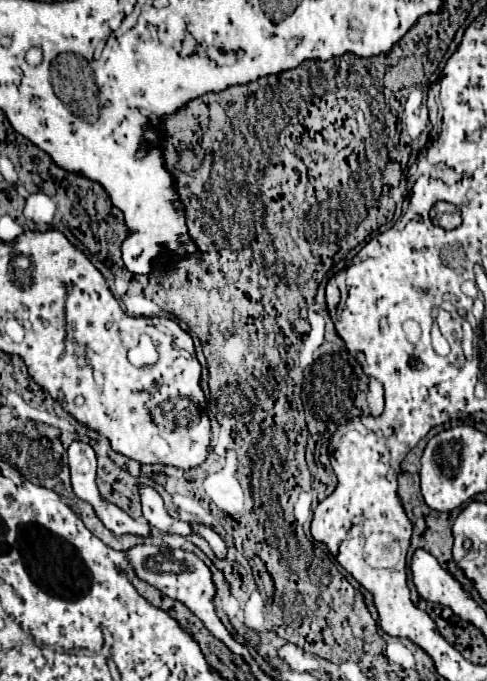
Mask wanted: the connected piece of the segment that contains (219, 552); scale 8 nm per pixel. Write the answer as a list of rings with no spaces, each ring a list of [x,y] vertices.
[[[194,524],[194,526],[196,526],[196,534],[202,536],[202,538],[210,544],[210,548],[216,552],[216,556],[218,556],[218,558],[224,558],[224,556],[226,556],[224,540],[222,540],[212,528],[208,528],[208,526],[204,526],[204,524]]]

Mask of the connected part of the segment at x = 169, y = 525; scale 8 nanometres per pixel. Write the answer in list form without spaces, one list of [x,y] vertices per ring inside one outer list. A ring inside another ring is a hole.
[[[148,484],[138,486],[140,498],[142,498],[142,514],[148,520],[150,526],[158,528],[162,532],[187,536],[191,534],[191,527],[188,523],[172,518],[164,508],[162,496]]]

